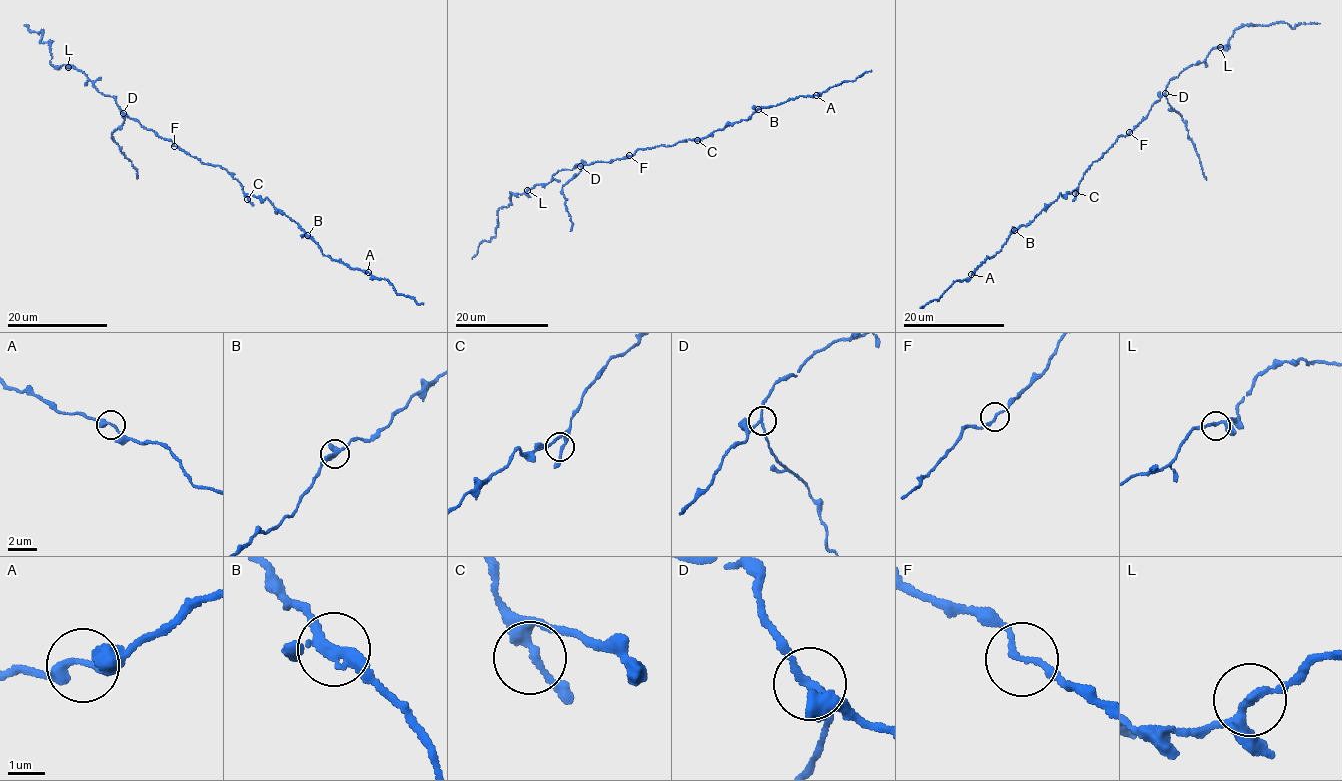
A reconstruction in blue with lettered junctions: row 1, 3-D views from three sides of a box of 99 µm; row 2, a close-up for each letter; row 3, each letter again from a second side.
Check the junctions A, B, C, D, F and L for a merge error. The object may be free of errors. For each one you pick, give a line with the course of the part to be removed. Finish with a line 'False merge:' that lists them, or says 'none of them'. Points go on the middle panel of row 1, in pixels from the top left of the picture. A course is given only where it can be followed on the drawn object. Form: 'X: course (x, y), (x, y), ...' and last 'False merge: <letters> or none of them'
D: course (580, 166), (579, 173), (561, 190), (573, 225), (570, 231)
False merge: D

